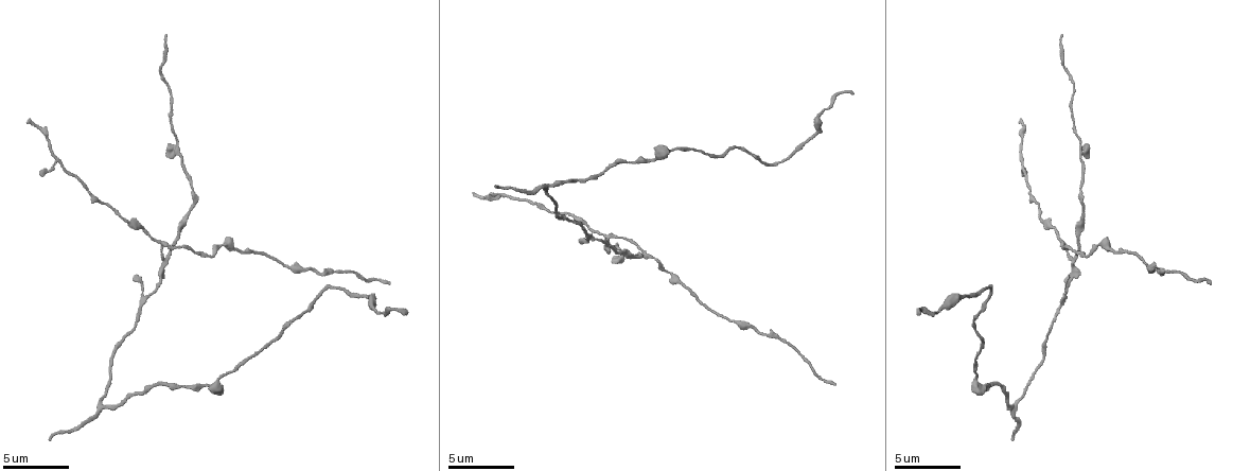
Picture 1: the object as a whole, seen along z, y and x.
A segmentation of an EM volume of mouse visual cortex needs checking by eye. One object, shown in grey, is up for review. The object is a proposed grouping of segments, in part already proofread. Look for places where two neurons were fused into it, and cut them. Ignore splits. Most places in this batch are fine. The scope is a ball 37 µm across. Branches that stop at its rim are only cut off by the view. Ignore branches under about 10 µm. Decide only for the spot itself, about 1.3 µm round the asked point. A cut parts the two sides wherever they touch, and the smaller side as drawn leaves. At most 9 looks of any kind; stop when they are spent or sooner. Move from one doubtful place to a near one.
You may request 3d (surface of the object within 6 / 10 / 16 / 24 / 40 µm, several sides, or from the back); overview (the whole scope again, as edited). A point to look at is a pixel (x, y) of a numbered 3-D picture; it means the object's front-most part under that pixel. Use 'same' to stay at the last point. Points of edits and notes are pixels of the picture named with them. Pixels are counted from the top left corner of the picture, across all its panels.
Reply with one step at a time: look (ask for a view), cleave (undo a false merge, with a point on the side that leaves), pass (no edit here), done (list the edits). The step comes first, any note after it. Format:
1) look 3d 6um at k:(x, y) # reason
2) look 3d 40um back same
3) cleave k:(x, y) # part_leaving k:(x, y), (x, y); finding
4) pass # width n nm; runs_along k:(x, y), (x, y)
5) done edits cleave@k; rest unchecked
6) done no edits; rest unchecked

look 3d 10um at 1:(1044, 342) # calibre changes

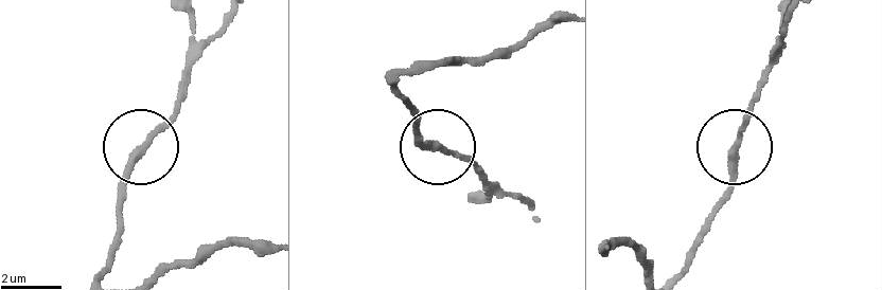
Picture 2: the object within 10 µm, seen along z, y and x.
look 3d 6um at 2:(735, 144)

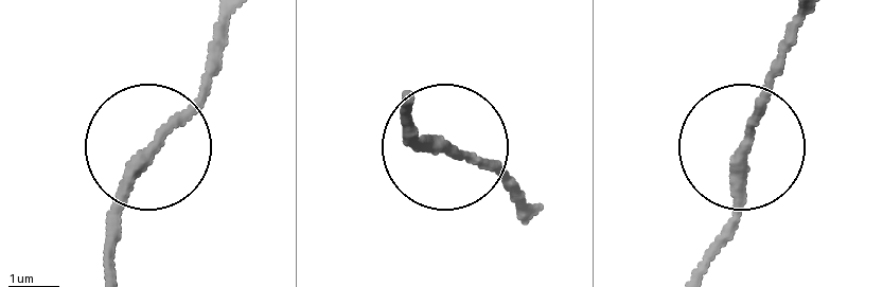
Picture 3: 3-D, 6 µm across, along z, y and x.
pass # runs_along 3:(407, 107), (420, 145), (516, 183); all the same neuron

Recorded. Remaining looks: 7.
look 3d 10um at 1:(1083, 152) # two arms at a narrow angle

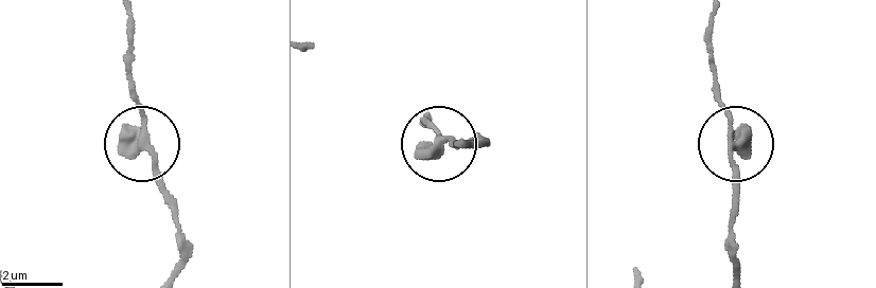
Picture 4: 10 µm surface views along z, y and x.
look 3d 6um at 4:(441, 143)

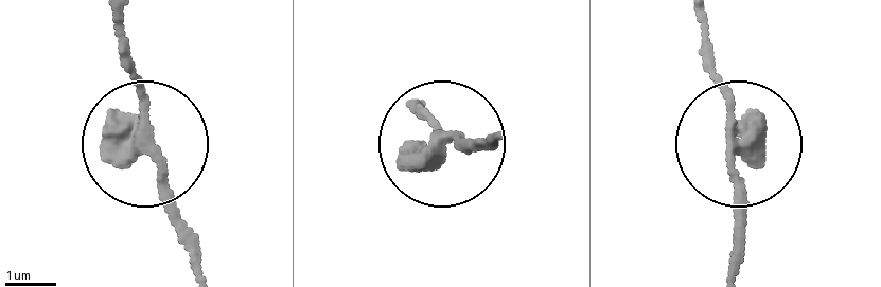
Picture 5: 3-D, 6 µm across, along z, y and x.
pass # runs_along 5:(198, 270), (118, 55), (118, 17); one neuron here

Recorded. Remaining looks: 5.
look 3d 6um at 1:(1070, 256) # three-way junction

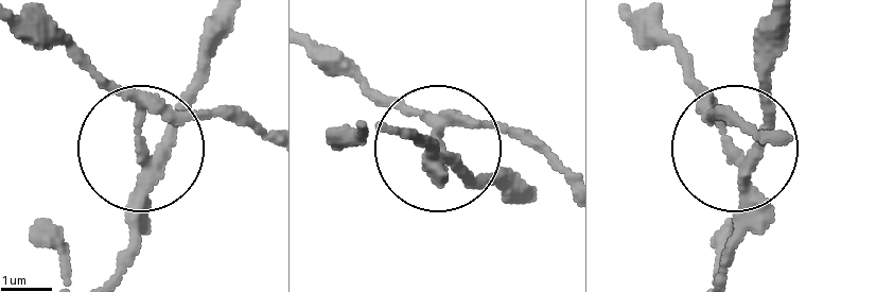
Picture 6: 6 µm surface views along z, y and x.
look 3d 6um back at 6:(151, 155) # other side

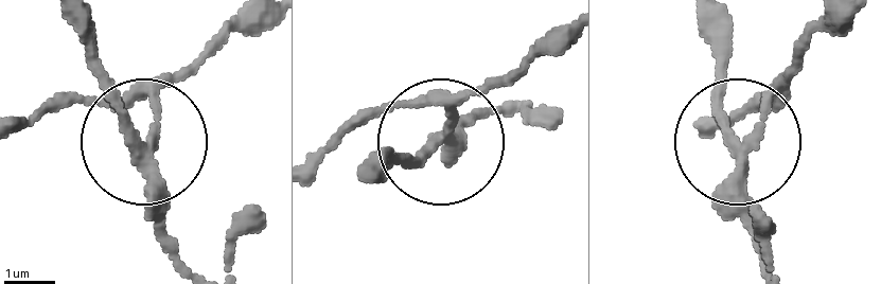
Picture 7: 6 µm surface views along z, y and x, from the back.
cleave 7:(151, 105) # arms 3; part_leaving 7:(457, 132), (419, 107), (368, 107), (318, 145); a second neuron is stuck on

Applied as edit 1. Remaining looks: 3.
look 3d 16um at 1:(214, 386) # thick turns thin

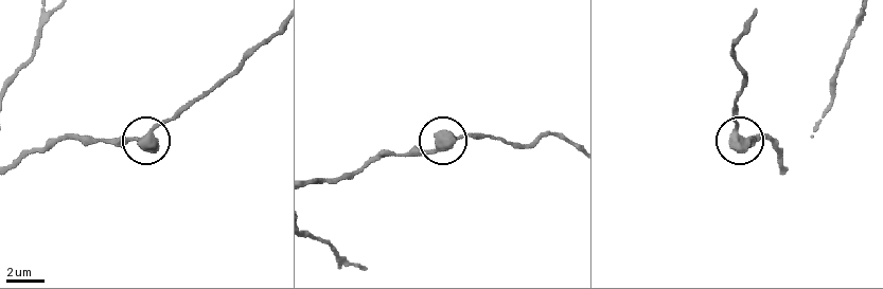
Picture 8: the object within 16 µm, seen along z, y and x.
look 3d 16um back at 8:(147, 138)

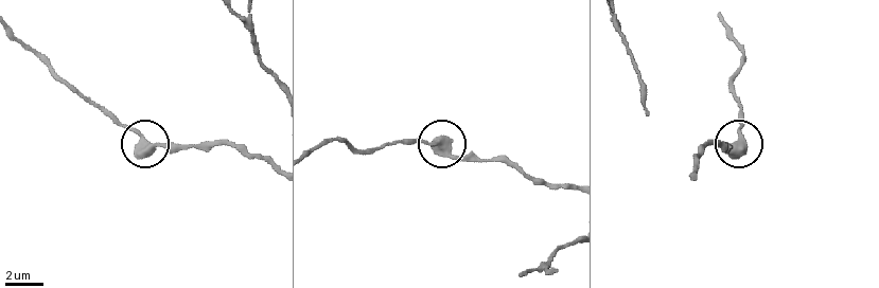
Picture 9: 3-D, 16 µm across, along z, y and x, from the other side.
pass # runs_along 9:(691, 173), (695, 160), (709, 145), (736, 144), (742, 104); one neuron here

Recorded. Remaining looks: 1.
done edits cleave@7; rest unchecked

